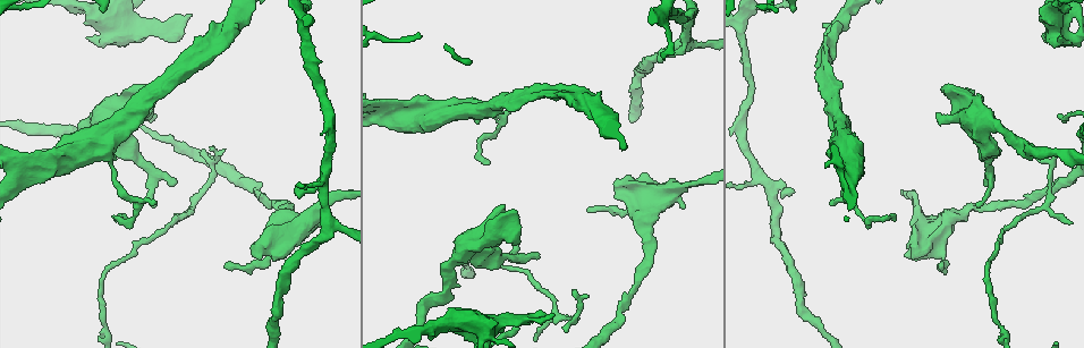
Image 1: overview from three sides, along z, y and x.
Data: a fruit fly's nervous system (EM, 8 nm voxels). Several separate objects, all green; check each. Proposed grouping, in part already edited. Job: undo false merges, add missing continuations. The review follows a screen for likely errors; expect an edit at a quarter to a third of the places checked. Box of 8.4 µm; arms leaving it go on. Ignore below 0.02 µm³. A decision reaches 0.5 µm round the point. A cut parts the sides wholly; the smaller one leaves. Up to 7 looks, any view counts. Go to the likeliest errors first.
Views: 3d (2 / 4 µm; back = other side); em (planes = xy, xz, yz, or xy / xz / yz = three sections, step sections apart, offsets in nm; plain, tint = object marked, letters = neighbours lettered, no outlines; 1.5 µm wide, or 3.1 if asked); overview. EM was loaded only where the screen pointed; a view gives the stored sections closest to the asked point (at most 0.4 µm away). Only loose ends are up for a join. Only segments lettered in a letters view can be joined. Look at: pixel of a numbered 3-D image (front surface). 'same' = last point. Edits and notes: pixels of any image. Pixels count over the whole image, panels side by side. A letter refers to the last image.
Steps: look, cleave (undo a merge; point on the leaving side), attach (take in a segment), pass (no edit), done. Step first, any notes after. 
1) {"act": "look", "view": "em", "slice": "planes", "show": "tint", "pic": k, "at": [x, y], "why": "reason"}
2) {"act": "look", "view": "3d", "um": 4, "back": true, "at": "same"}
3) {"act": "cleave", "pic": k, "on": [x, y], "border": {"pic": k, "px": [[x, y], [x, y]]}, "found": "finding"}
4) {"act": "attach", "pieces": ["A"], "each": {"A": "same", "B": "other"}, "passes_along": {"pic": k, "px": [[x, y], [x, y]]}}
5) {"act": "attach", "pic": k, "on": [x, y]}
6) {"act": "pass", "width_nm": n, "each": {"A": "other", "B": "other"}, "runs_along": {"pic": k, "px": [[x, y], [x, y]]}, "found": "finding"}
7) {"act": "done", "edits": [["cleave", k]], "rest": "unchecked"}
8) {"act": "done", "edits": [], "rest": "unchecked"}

{"act": "look", "view": "3d", "um": 2, "pic": 1, "at": [684, 209], "why": "free end"}

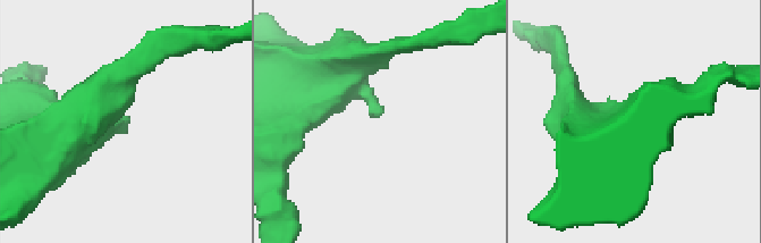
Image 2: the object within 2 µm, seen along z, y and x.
{"act": "look", "view": "em", "slice": "planes", "show": "letters", "pic": 2, "at": [123, 117], "why": "now the EM"}

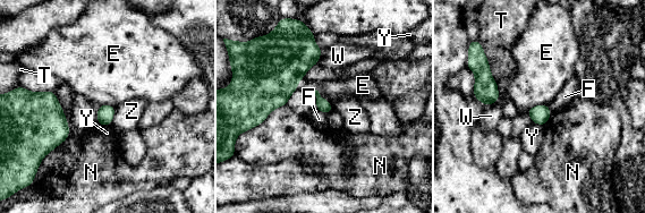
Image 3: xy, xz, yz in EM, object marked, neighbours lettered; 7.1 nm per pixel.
{"act": "pass", "each": {"E": "other", "F": "other", "N": "other", "T": "other", "W": "other", "Y": "other", "Z": "other"}, "border": {"pic": 3, "px": [[546, 104], [536, 104], [526, 110]]}, "found": "none of them fits"}

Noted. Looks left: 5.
{"act": "look", "view": "3d", "um": 4, "pic": 1, "at": [502, 206], "why": "free end"}

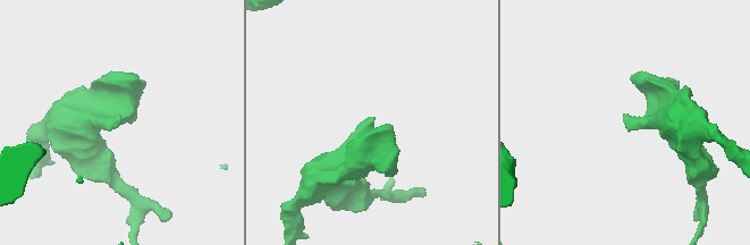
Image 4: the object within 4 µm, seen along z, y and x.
{"act": "look", "view": "em", "slice": "yz", "step": 8, "show": "letters", "pic": 4, "at": [371, 119], "why": "shape alone is not enough"}

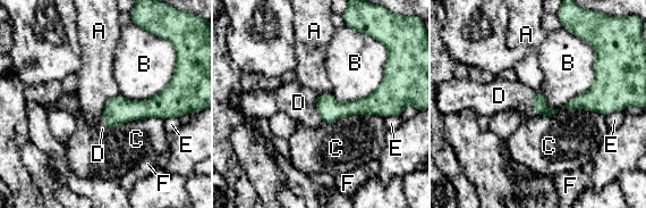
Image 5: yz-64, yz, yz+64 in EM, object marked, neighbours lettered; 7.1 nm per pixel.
{"act": "attach", "pieces": ["D"], "each": {"A": "other", "B": "other", "C": "other", "D": "same", "E": "other", "F": "other"}, "passes_along": {"pic": 5, "px": [[330, 110], [315, 108], [298, 102]]}, "found": "the cell continues"}

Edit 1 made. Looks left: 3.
{"act": "look", "view": "3d", "um": 2, "pic": 1, "at": [571, 293]}

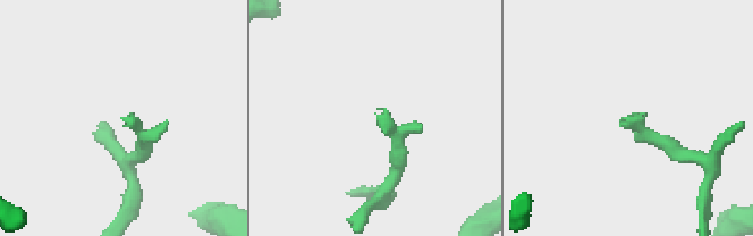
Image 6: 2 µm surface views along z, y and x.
{"act": "look", "view": "em", "slice": "planes", "show": "letters", "pic": 6, "at": [630, 119], "why": "now the EM"}

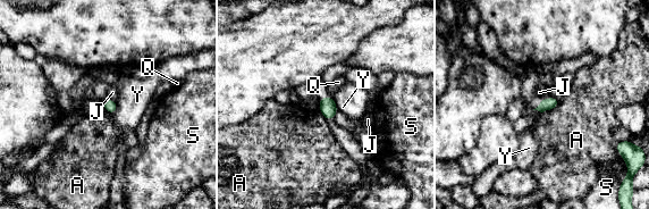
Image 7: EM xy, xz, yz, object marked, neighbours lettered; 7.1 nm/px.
{"act": "pass", "longest_contact_nm": ["A", 170], "each": {"A": "other", "J": "other", "Q": "other", "S": "other", "Y": "other"}, "border": {"pic": 7, "px": [[338, 110], [333, 118]]}, "found": "no lettered segment goes on from it"}

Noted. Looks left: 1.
{"act": "done", "edits": [["attach", 5]], "rest": "unchecked"}

